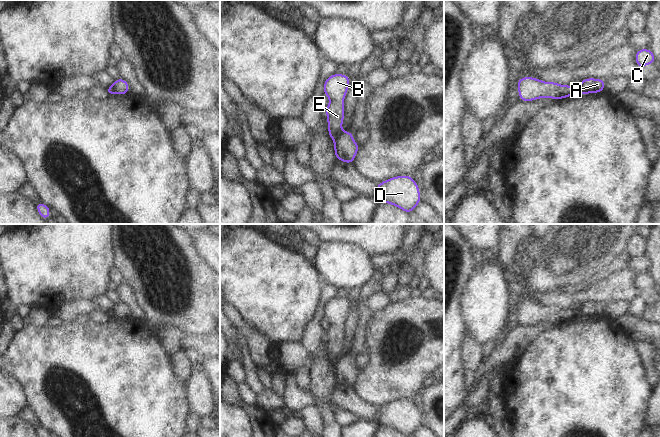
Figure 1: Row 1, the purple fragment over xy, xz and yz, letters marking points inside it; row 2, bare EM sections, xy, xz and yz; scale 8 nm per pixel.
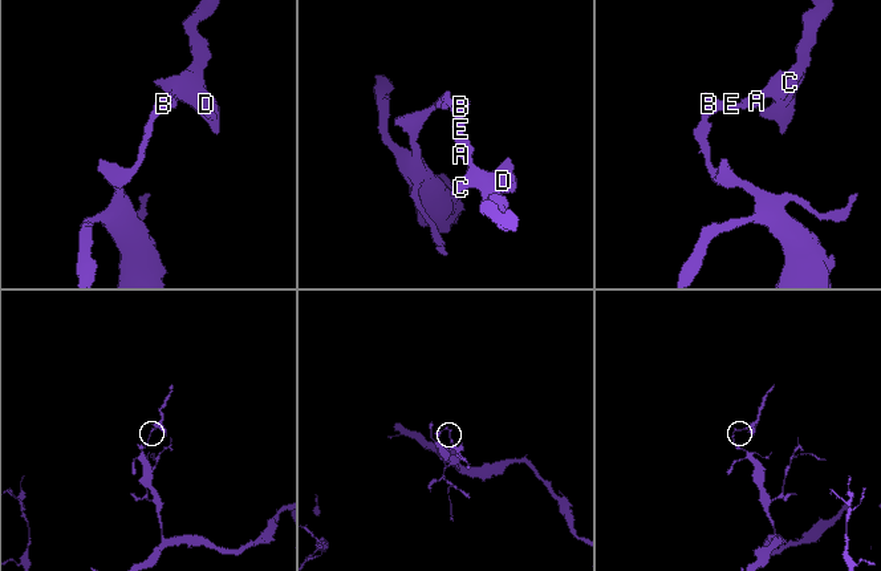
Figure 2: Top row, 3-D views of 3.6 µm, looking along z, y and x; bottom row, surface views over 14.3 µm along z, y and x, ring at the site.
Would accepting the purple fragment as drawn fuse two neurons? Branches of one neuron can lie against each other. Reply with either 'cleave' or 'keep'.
cleave

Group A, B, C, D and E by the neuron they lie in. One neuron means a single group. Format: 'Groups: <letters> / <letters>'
Groups: A C D / B E.

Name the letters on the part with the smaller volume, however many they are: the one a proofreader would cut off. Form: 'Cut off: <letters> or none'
Cut off: A, C, D

